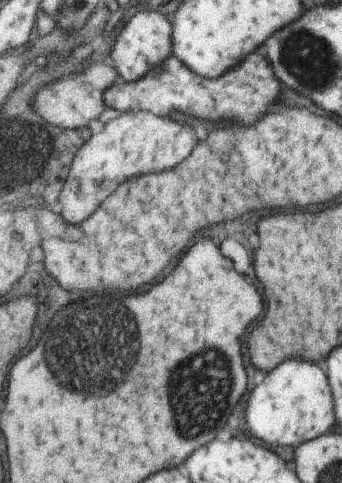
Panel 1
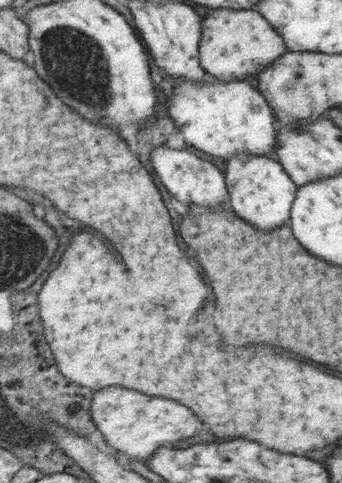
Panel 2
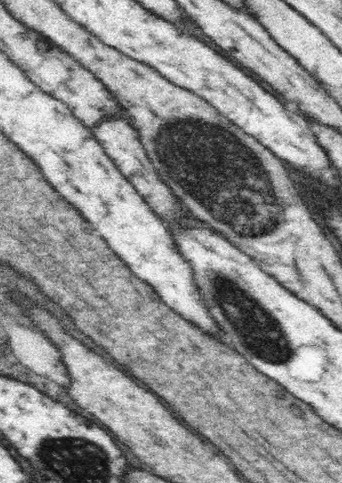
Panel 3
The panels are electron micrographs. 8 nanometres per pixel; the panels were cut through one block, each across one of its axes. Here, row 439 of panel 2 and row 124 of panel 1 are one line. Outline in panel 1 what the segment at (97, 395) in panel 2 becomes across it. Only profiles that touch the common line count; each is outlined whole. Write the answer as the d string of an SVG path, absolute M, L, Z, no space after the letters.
M125 112L103 124L101 132L91 134L89 140L77 150L65 186L59 194L59 214L73 226L79 226L97 204L109 196L125 178L141 172L157 172L183 162L195 146L195 130L157 116L151 112Z

